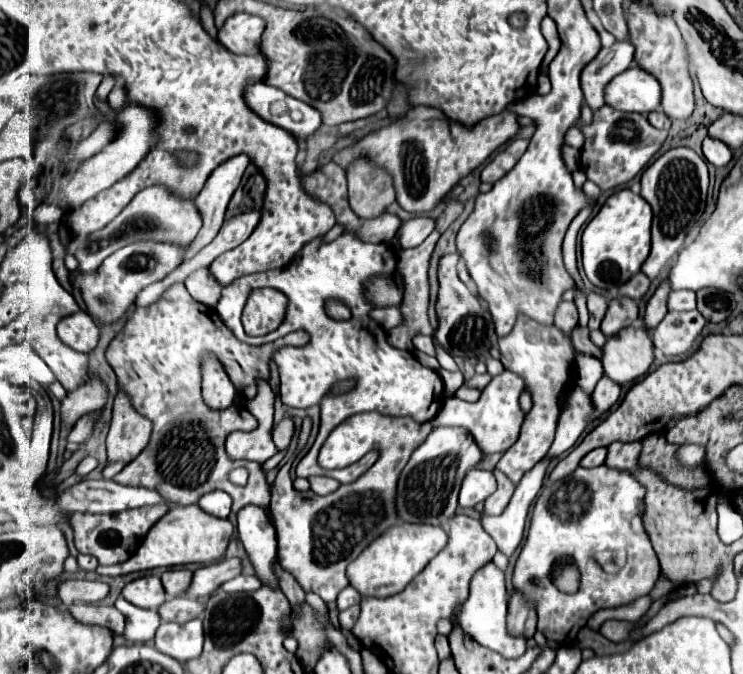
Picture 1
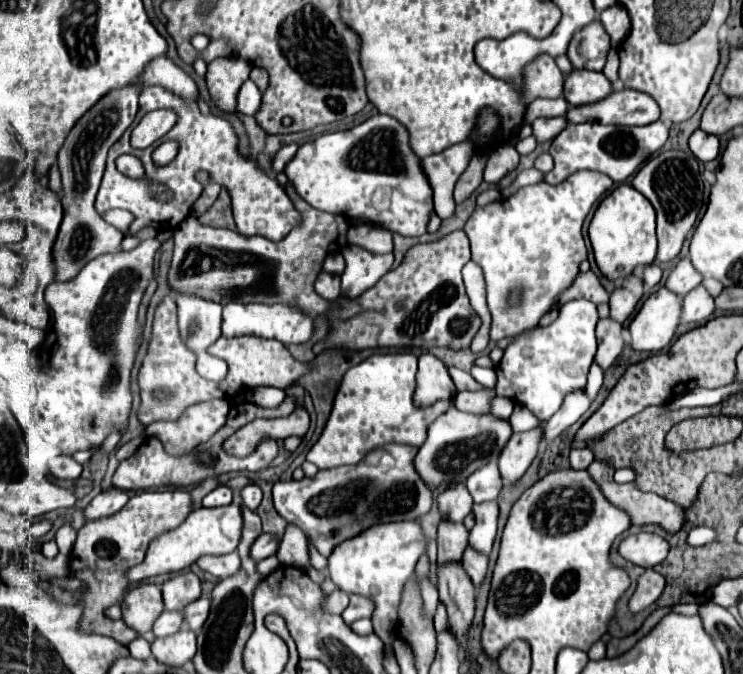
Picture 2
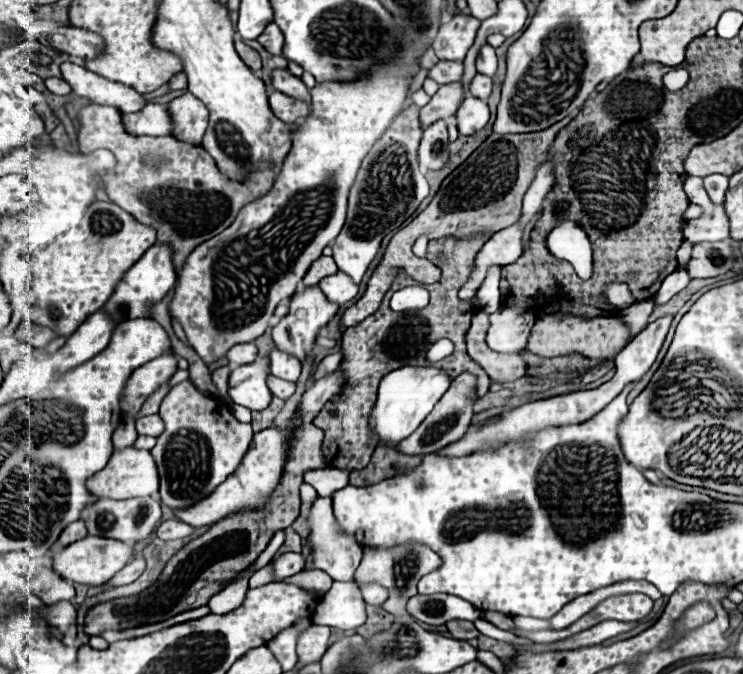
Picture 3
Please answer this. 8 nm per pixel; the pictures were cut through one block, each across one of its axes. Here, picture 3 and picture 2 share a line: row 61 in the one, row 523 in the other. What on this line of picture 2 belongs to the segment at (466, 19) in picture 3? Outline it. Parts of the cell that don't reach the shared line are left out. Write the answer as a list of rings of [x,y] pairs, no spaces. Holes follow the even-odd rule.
[[[458,484],[458,488],[446,488],[446,492],[438,496],[438,510],[442,522],[464,522],[464,518],[472,512],[472,496],[466,486]]]

